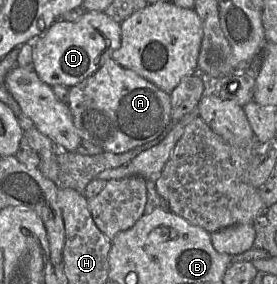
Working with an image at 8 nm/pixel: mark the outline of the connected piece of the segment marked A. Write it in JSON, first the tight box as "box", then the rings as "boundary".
{"box":[68,57,172,153],"boundary":[[[112,57],[86,79],[70,87],[68,106],[81,139],[112,153],[125,153],[157,138],[172,119],[170,94],[133,70],[121,66]]]}

